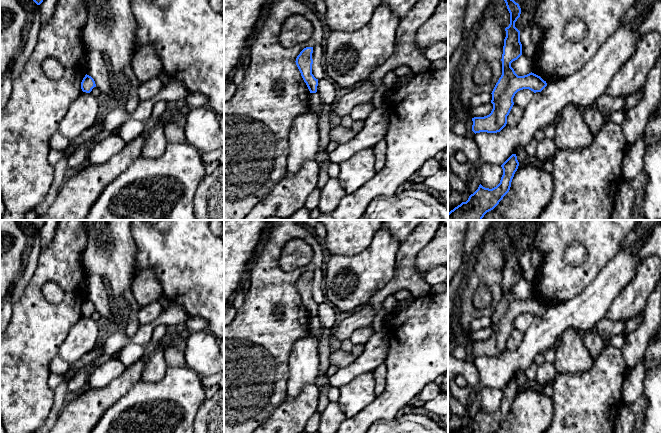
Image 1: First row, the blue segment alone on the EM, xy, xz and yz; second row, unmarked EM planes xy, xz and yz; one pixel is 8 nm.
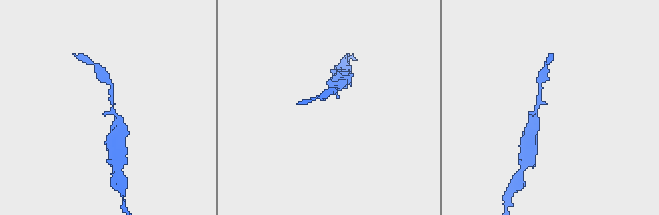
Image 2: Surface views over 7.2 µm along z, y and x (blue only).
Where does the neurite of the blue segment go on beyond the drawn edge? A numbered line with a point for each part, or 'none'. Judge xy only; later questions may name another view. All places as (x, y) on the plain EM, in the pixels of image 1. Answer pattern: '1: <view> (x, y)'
none

